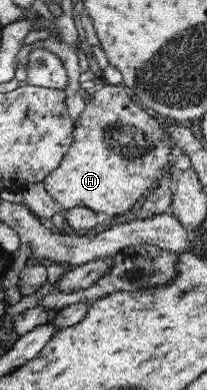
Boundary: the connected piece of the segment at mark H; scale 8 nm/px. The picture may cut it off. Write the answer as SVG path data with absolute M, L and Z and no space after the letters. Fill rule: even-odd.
M104 84L100 90L93 91L92 95L91 101L83 96L86 106L73 128L72 145L66 151L60 166L43 183L50 196L65 210L74 206L87 206L94 212L122 215L140 201L144 192L159 178L178 151L168 141L158 120L150 117L143 107L131 99L127 87Z

